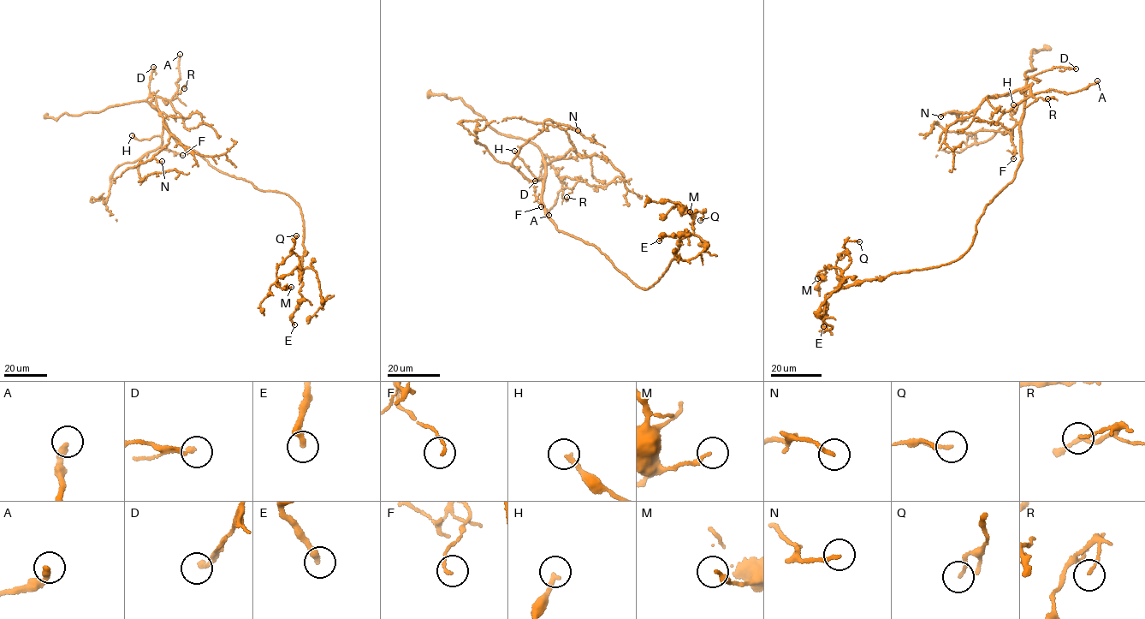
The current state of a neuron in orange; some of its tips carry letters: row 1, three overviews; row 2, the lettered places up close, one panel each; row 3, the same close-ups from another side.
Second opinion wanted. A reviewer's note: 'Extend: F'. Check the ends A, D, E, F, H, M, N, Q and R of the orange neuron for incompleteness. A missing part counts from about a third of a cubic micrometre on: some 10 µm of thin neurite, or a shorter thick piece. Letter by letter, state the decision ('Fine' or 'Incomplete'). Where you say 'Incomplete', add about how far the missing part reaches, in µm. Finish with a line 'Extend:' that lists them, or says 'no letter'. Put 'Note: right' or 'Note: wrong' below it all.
A: Fine
D: Fine
E: Fine
F: Fine
H: Incomplete. Missing length about 45 µm
M: Fine
N: Fine
Q: Fine
R: Fine
Extend: H
Note: wrong

